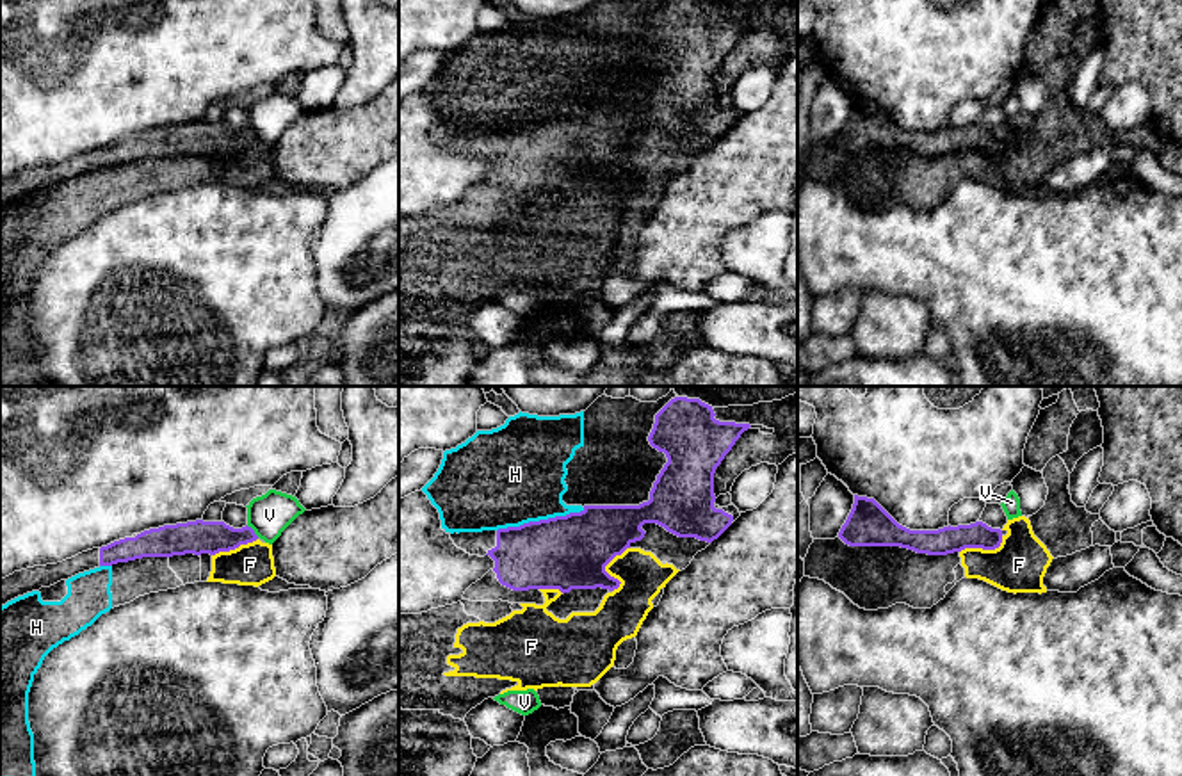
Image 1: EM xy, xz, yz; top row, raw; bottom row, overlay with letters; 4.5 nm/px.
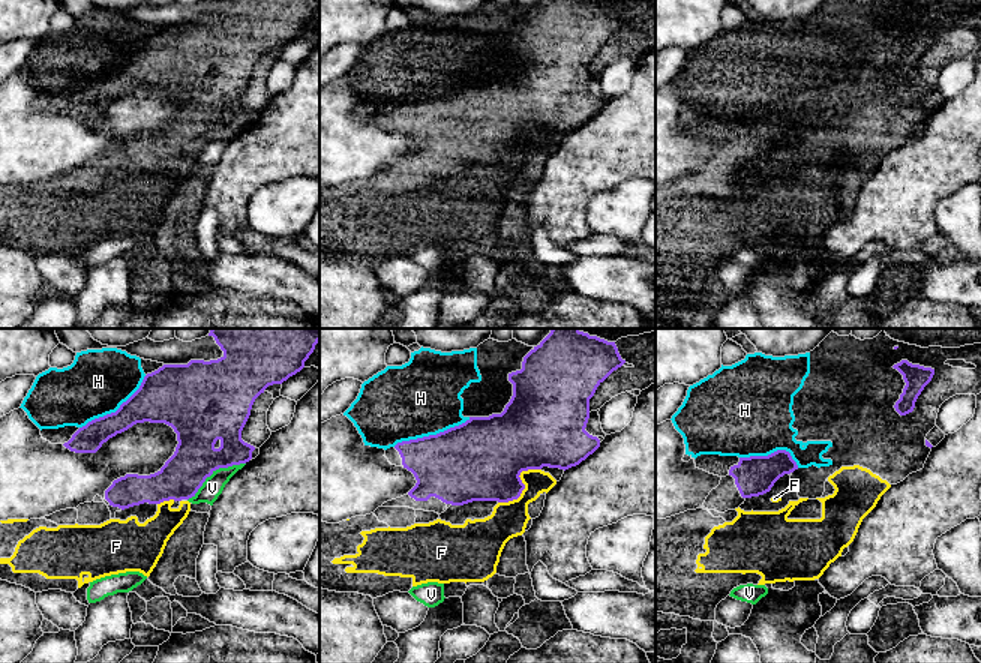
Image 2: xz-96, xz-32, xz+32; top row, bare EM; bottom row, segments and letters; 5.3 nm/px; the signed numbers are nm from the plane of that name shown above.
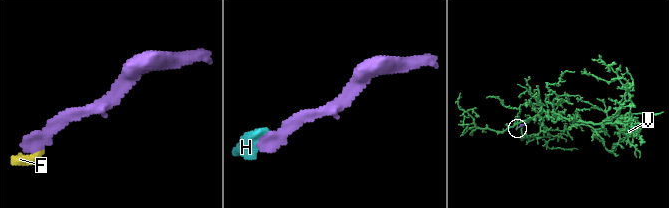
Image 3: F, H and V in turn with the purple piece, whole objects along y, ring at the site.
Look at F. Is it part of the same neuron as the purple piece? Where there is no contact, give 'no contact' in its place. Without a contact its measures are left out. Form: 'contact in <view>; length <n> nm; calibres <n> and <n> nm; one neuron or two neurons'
contact in xz; length 220 nm; calibres 340 and 200 nm; one neuron

